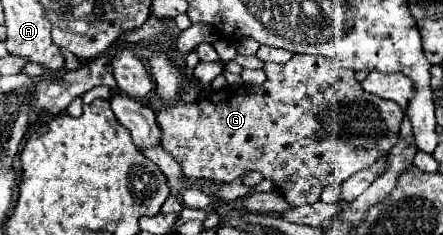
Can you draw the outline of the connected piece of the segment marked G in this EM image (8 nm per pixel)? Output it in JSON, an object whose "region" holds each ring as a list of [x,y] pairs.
{"region":[[[293,54],[293,58],[285,64],[275,64],[275,62],[263,62],[263,72],[267,74],[267,80],[259,86],[251,86],[247,88],[245,84],[241,86],[225,86],[223,90],[215,90],[195,102],[189,104],[171,104],[165,106],[157,112],[157,122],[163,130],[163,138],[161,138],[161,146],[163,150],[167,150],[183,168],[183,174],[187,178],[211,178],[211,180],[221,180],[225,184],[233,182],[237,176],[241,176],[247,170],[257,170],[261,172],[267,180],[273,180],[275,186],[281,188],[283,196],[287,198],[289,204],[293,206],[303,206],[303,204],[313,204],[319,200],[321,192],[329,186],[329,184],[343,184],[347,178],[351,178],[353,174],[357,174],[363,168],[373,166],[381,156],[385,156],[397,142],[399,136],[399,126],[401,126],[401,118],[403,118],[403,108],[397,106],[397,102],[389,102],[385,98],[377,98],[373,94],[365,94],[365,90],[361,90],[361,84],[355,80],[355,72],[353,70],[345,70],[339,64],[329,62],[327,58],[321,56],[307,56],[307,54]]]}

